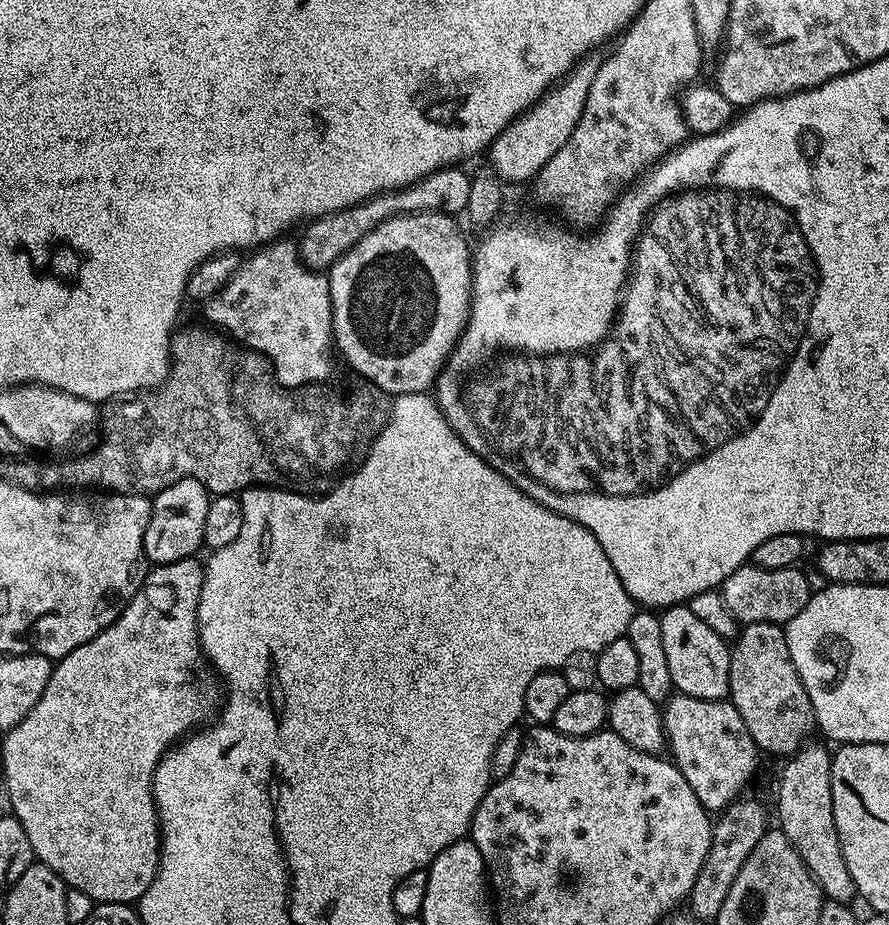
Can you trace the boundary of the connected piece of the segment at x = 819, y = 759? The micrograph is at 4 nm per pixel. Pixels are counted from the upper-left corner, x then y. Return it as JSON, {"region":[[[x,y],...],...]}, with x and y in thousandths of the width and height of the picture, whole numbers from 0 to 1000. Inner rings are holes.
{"region":[[[906,803],[903,809],[881,823],[877,849],[873,852],[873,878],[877,881],[876,898],[884,902],[893,920],[900,924],[930,972],[958,977],[965,965],[956,941],[952,941],[952,928],[947,928],[947,915],[943,910],[943,897],[938,893],[938,871],[934,854],[936,813],[922,804]]]}

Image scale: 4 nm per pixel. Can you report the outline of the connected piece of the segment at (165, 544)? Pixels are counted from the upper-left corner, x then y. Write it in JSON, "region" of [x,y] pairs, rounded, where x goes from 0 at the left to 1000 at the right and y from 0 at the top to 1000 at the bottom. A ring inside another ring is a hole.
{"region":[[[218,517],[196,521],[196,525],[187,525],[187,530],[170,537],[171,555],[162,578],[162,603],[168,611],[210,605],[219,602],[220,596],[226,596],[229,587],[227,572],[232,569],[235,539],[234,529]]]}

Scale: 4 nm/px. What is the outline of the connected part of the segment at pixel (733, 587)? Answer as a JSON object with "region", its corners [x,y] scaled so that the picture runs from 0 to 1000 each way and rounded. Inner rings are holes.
{"region":[[[848,609],[836,610],[821,625],[817,625],[808,639],[814,648],[817,659],[826,664],[826,668],[834,676],[848,672],[866,672],[879,677],[886,675],[893,664],[902,661],[909,648],[913,645],[916,637],[909,632],[908,622],[899,613],[884,616],[862,616]]]}

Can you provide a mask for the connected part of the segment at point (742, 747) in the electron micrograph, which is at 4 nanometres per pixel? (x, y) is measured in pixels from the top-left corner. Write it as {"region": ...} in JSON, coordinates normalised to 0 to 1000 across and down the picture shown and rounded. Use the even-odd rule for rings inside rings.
{"region":[[[756,750],[746,762],[745,773],[750,812],[756,812],[760,831],[776,845],[785,867],[798,876],[818,874],[838,855],[836,852],[845,845],[857,821],[844,789],[839,789],[839,781],[835,781],[835,772],[818,755],[791,757]]]}

